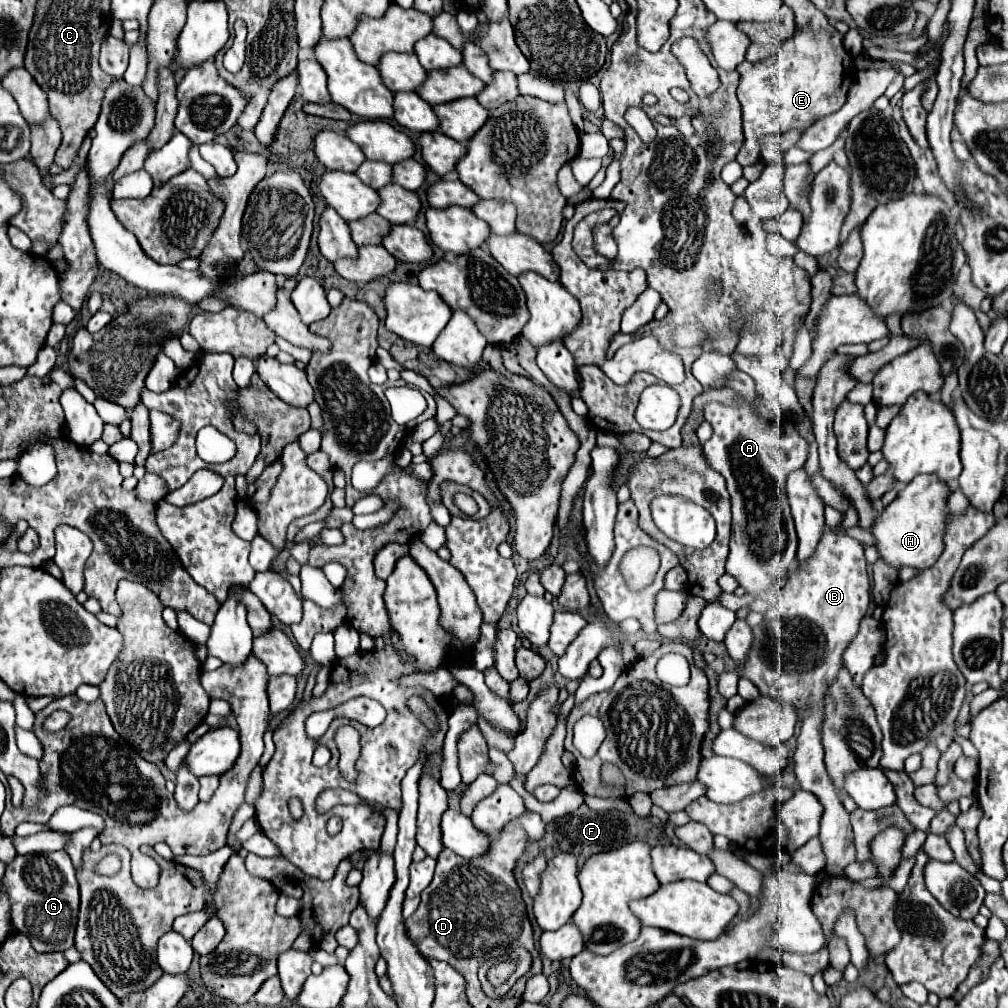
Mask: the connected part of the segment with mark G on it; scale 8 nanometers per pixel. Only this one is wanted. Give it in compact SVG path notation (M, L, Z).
M66 851L16 855L14 861L6 865L2 887L6 893L10 893L12 921L16 931L26 935L36 951L48 953L48 951L66 951L74 947L74 929L76 929L76 917L78 917L78 881L76 881L70 855Z

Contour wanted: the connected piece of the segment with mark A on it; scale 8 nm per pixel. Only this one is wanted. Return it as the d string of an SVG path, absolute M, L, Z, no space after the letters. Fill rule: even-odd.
M734 371L728 387L736 389L744 401L728 407L722 403L708 403L704 419L712 425L712 437L702 445L708 465L726 479L732 503L732 537L726 573L758 597L764 597L772 587L786 579L796 563L796 529L786 499L786 475L806 463L808 443L792 427L792 435L780 433L754 413L754 381L742 371Z

